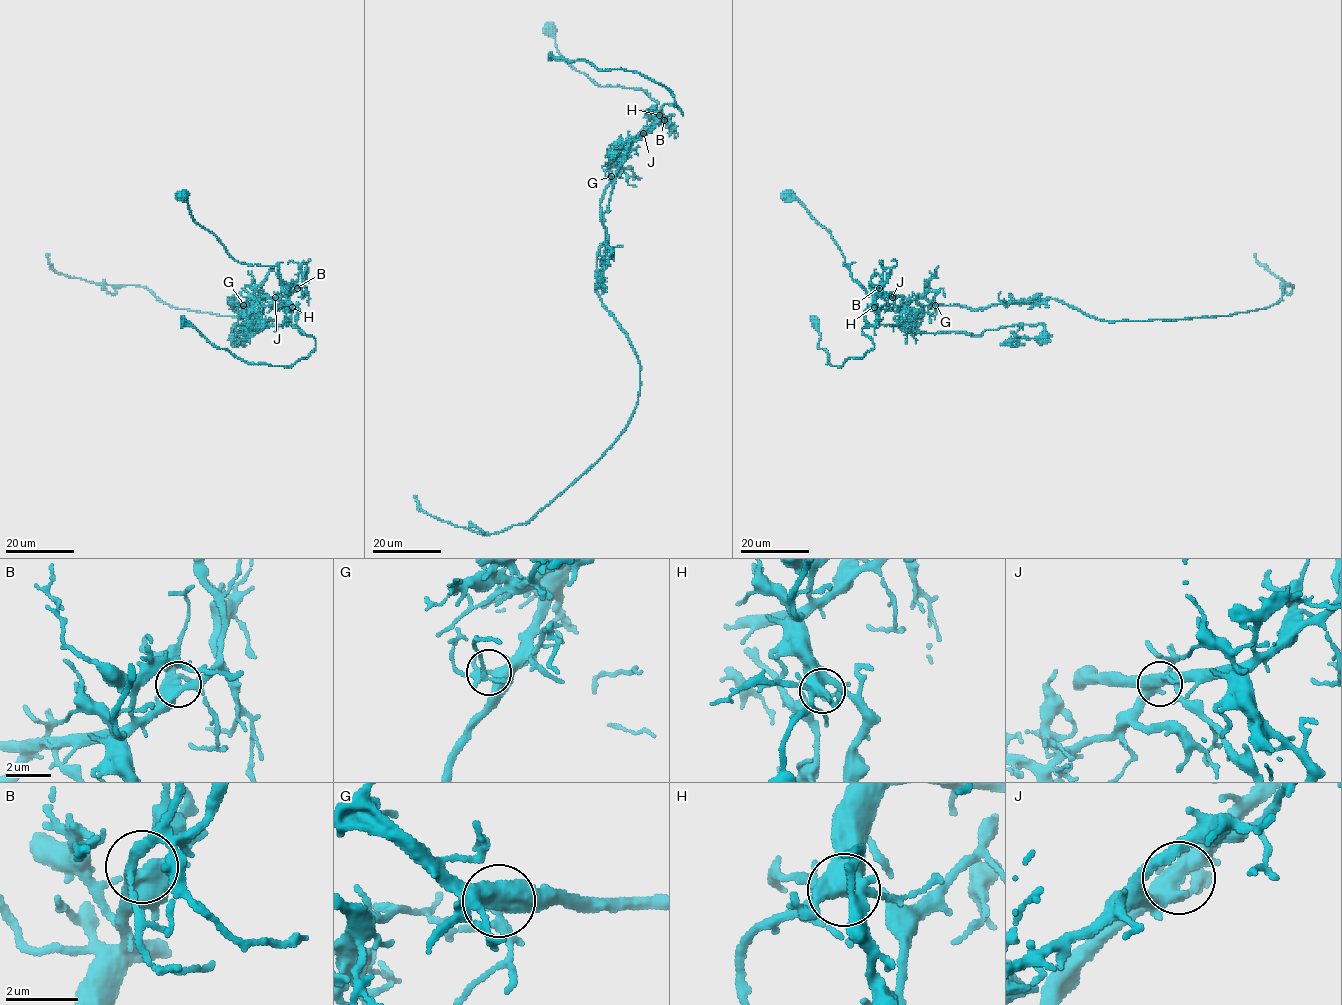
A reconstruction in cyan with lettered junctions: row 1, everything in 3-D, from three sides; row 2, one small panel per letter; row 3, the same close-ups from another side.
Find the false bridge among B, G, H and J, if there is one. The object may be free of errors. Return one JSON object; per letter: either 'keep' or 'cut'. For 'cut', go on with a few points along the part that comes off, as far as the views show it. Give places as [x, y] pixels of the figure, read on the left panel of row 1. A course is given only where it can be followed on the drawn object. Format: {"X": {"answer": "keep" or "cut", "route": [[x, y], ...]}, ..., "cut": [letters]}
{"B": {"answer": "keep"}, "G": {"answer": "keep"}, "H": {"answer": "keep"}, "J": {"answer": "cut", "route": [[275, 297], [260, 317], [315, 339], [314, 350], [290, 366], [241, 361], [182, 316]]}, "cut": ["J"]}

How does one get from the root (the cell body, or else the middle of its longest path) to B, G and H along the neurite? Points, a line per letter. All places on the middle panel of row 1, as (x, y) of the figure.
B: (549, 28), (555, 30), (559, 54), (574, 68), (600, 86), (642, 88), (656, 102), (656, 118), (664, 120)
G: (549, 28), (555, 30), (559, 54), (593, 82), (642, 88), (656, 102), (656, 119), (631, 144), (611, 176)
H: (549, 28), (555, 30), (559, 54), (574, 68), (600, 86), (642, 88), (656, 102), (659, 115)

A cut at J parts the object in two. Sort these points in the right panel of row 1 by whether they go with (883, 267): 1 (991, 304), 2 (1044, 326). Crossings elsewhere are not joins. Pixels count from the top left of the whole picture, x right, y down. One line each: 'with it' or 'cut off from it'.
1: with it
2: cut off from it

